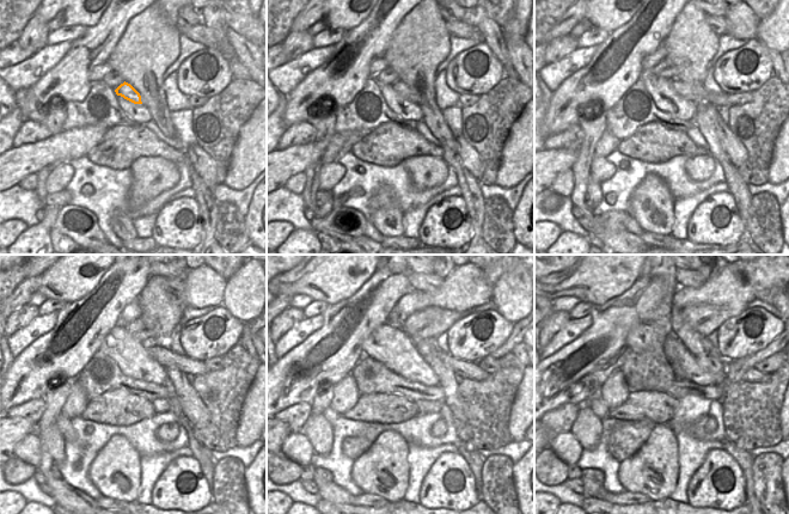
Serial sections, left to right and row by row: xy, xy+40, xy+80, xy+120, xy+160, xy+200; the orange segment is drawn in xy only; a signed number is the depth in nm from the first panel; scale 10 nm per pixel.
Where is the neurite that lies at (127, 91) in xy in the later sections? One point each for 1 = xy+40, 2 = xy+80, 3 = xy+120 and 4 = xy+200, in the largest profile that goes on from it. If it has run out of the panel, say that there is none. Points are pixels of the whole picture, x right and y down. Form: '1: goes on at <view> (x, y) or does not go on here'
1: goes on at xy+40 (402, 89)
2: goes on at xy+80 (692, 91)
3: goes on at xy+120 (164, 355)
4: goes on at xy+200 (752, 375)

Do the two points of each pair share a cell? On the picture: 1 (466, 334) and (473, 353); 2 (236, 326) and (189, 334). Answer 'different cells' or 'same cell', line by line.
1: same cell
2: same cell

